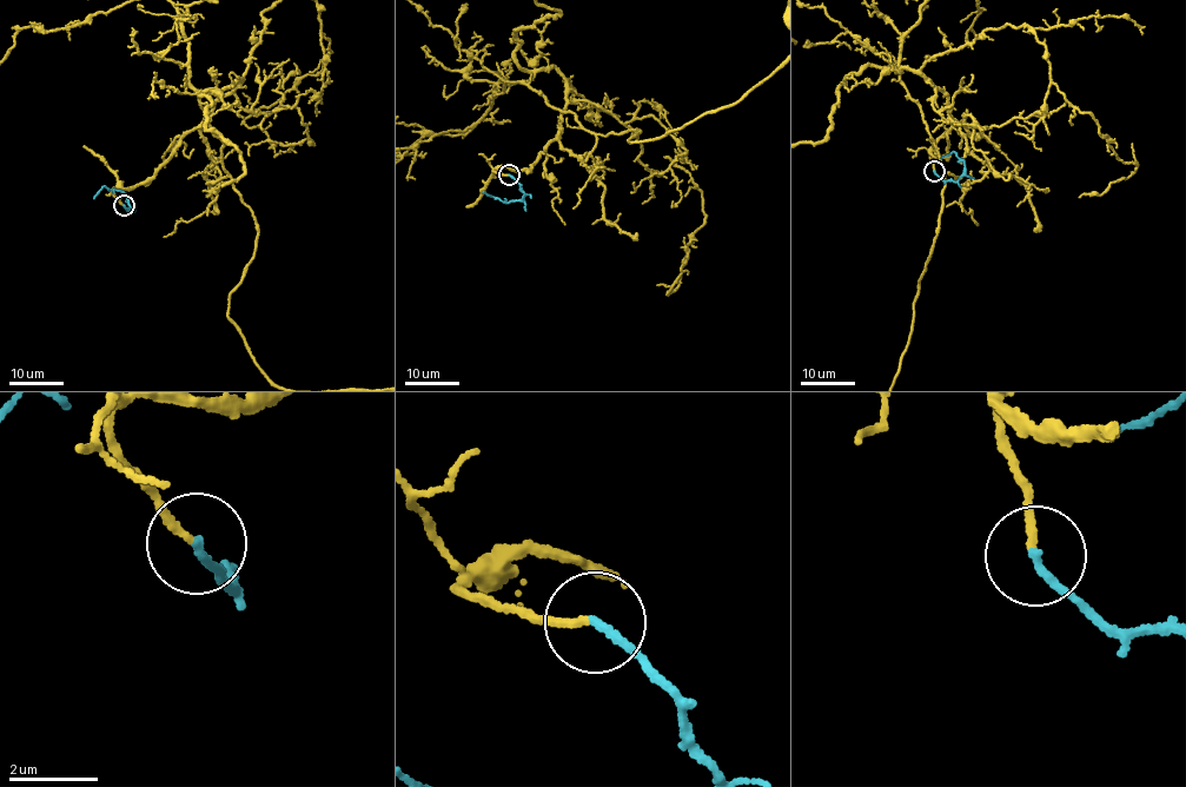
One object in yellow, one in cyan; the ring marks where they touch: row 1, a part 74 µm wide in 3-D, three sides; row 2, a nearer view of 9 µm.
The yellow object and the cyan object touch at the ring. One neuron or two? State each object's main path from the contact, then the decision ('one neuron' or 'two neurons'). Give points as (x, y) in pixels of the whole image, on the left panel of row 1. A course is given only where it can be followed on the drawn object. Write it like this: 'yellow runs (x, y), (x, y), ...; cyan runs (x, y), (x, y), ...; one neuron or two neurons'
yellow runs (124, 205), (113, 191), (150, 179), (243, 80), (199, 96), (257, 225), (229, 319); cyan runs (124, 205), (127, 211), (127, 199), (123, 193), (103, 186), (93, 198); one neuron

